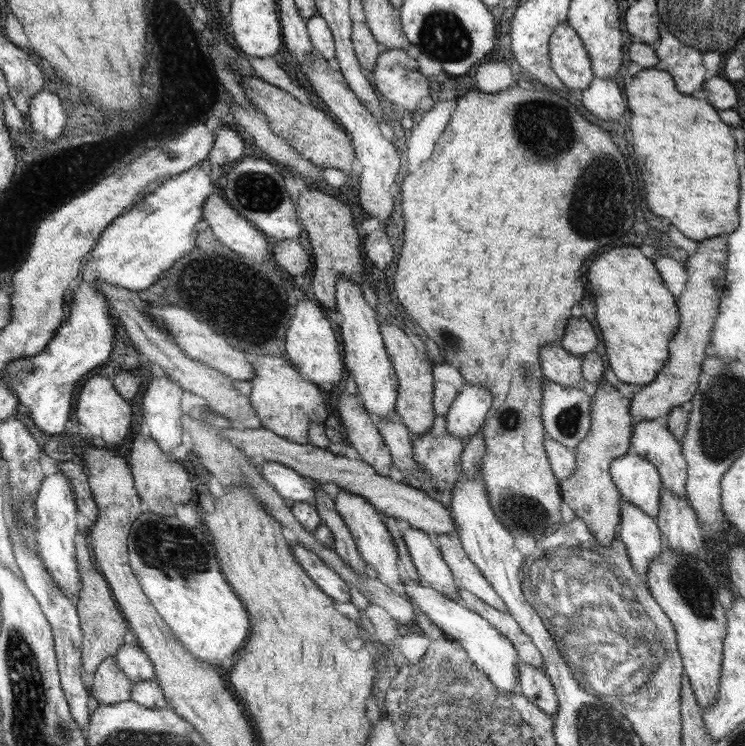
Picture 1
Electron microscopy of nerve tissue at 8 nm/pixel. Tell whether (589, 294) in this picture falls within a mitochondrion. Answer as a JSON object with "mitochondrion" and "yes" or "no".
{"mitochondrion":"no"}

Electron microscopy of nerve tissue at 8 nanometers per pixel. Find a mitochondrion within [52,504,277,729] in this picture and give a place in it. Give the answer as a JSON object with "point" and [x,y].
{"point":[162,546]}

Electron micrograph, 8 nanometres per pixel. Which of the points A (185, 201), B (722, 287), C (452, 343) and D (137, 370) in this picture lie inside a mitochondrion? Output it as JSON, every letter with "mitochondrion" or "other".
{"A":"other","B":"other","C":"mitochondrion","D":"other"}

